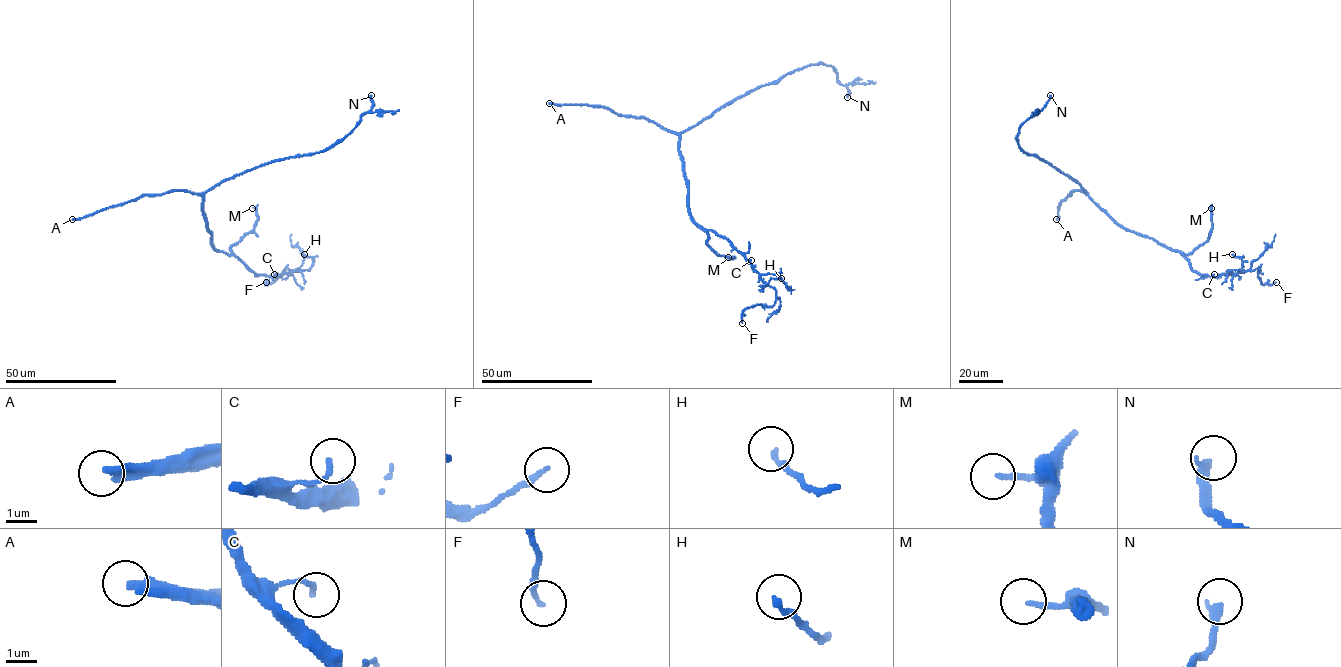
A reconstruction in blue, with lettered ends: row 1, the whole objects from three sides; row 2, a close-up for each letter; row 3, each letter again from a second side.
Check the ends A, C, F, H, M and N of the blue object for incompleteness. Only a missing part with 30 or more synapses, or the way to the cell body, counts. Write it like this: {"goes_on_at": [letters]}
{"goes_on_at": ["A", "M", "N"]}

